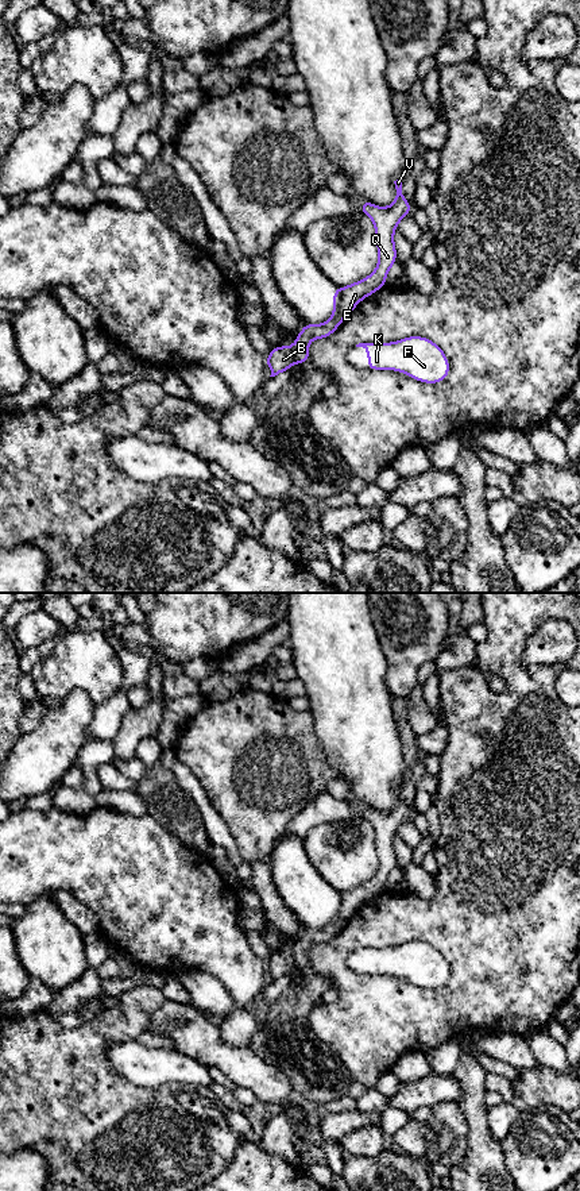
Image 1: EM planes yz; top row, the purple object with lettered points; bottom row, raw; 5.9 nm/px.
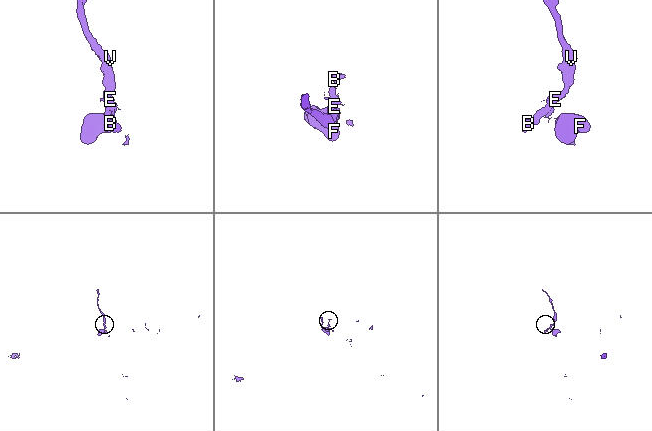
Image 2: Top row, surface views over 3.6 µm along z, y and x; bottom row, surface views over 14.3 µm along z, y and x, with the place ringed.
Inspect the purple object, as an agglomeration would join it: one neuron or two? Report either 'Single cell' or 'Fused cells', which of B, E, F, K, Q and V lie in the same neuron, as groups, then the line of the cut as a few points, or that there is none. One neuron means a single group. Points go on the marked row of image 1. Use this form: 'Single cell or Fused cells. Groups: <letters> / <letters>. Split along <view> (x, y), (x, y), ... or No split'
Fused cells. Groups: B E Q V / F K. Split along yz (341, 288), (339, 312), (345, 316)

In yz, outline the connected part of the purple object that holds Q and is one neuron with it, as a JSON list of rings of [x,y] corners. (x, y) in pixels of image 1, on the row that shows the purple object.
[[[394,181],[397,196],[390,207],[376,207],[370,201],[361,201],[360,211],[364,212],[375,226],[375,240],[378,246],[378,266],[366,278],[341,288],[341,302],[339,313],[348,316],[356,305],[380,288],[386,286],[388,270],[397,262],[394,231],[399,221],[411,213],[411,205],[403,196],[402,181]]]

